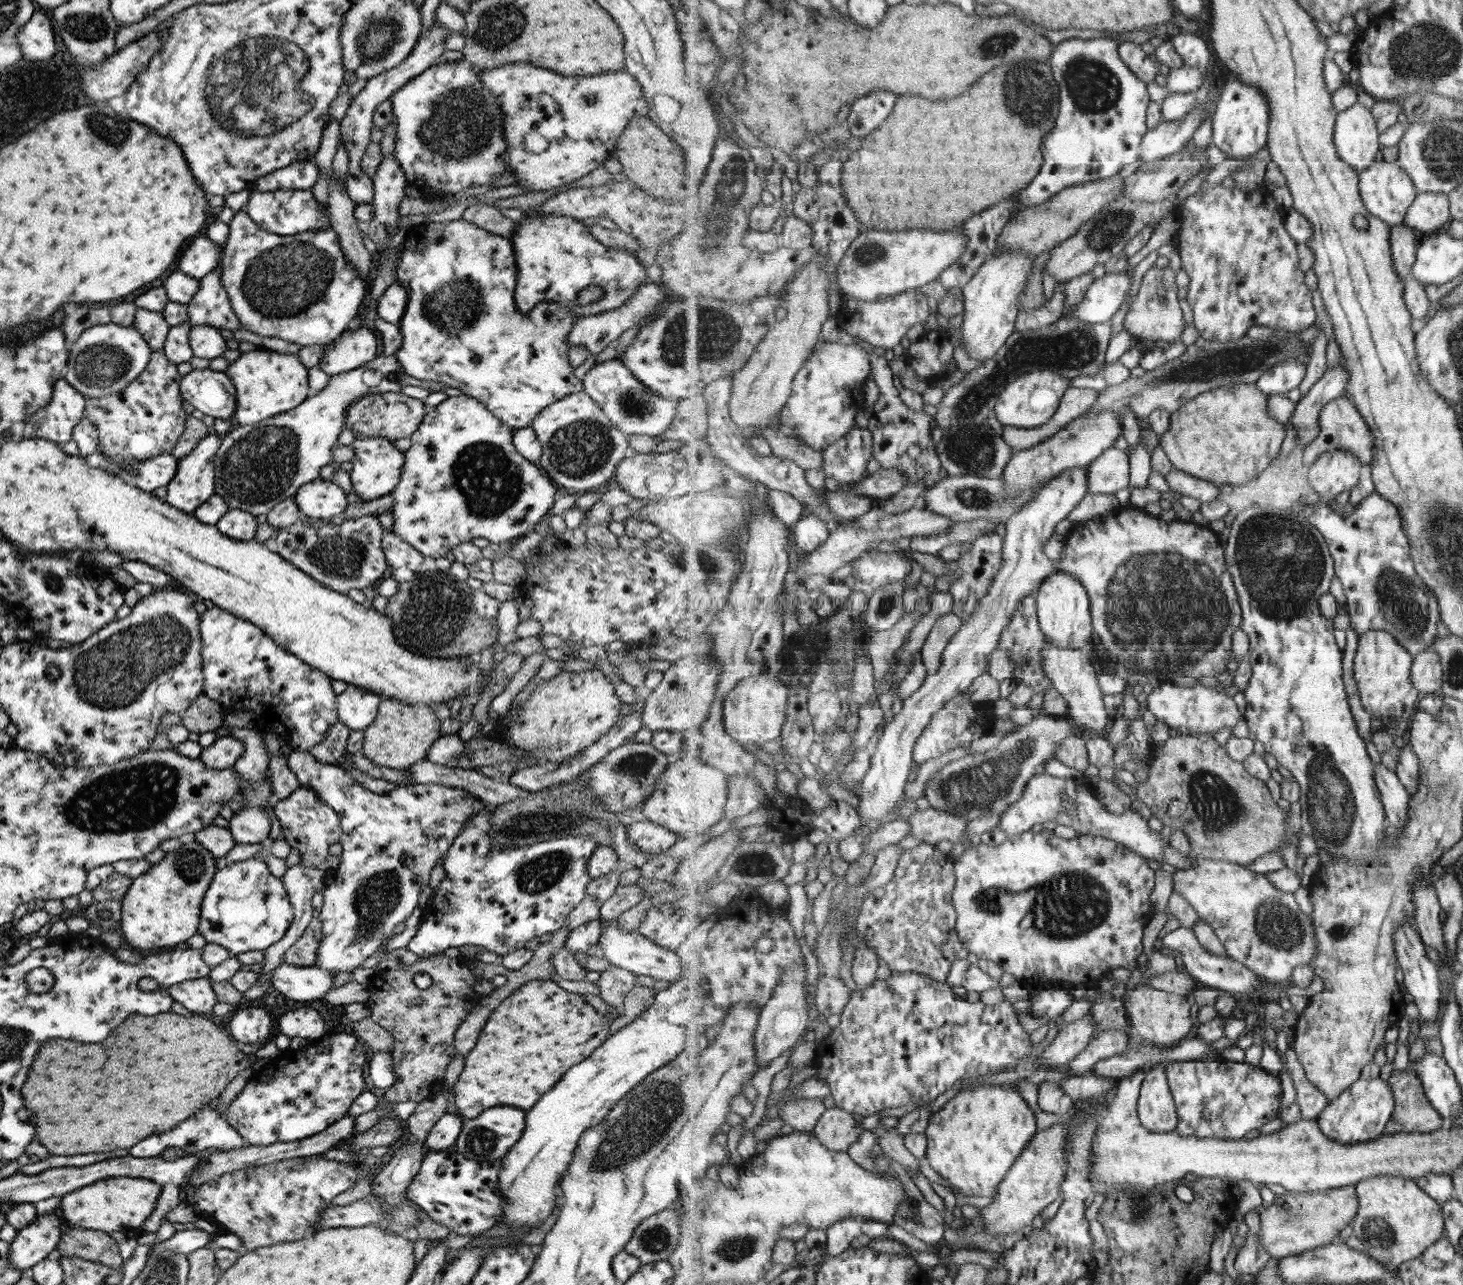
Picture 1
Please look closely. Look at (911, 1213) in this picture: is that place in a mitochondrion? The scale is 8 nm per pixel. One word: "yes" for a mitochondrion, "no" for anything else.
yes

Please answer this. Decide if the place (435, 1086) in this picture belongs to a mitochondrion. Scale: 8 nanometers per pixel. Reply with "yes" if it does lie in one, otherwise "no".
no

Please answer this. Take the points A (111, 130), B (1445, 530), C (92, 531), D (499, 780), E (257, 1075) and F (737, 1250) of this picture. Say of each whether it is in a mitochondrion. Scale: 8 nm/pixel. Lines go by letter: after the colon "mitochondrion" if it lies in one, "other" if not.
A: mitochondrion
B: mitochondrion
C: other
D: other
E: other
F: mitochondrion

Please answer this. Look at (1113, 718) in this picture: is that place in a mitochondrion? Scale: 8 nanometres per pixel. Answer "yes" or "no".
no

